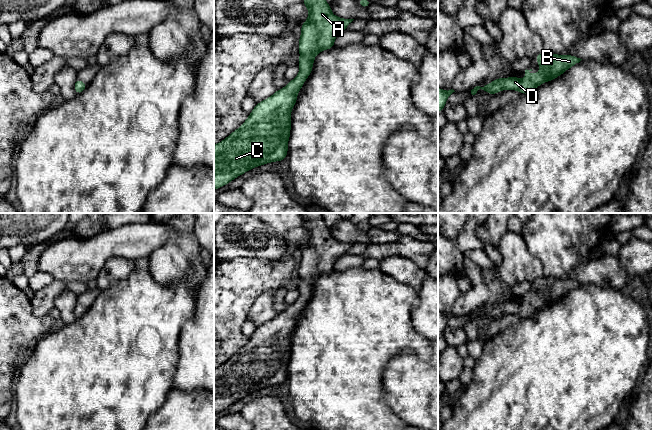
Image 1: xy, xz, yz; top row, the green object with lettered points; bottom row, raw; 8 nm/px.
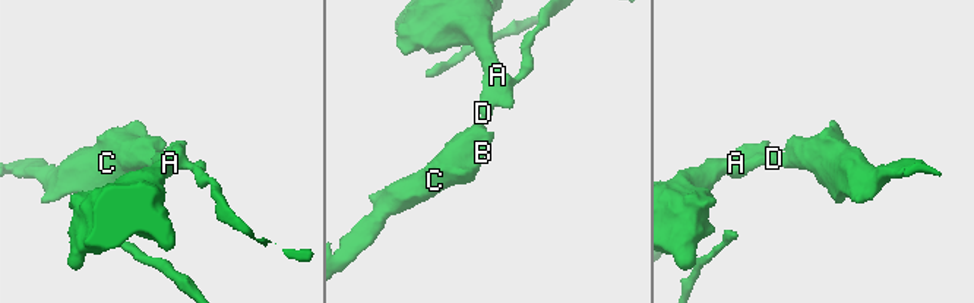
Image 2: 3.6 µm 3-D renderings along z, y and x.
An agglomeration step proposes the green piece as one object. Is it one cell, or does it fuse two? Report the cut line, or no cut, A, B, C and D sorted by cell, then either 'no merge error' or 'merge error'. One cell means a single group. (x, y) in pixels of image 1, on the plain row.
no cut | A B C D | no merge error

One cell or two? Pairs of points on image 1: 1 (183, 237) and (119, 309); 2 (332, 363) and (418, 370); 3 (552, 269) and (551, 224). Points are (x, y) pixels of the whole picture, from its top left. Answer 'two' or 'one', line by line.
1: two
2: two
3: one

